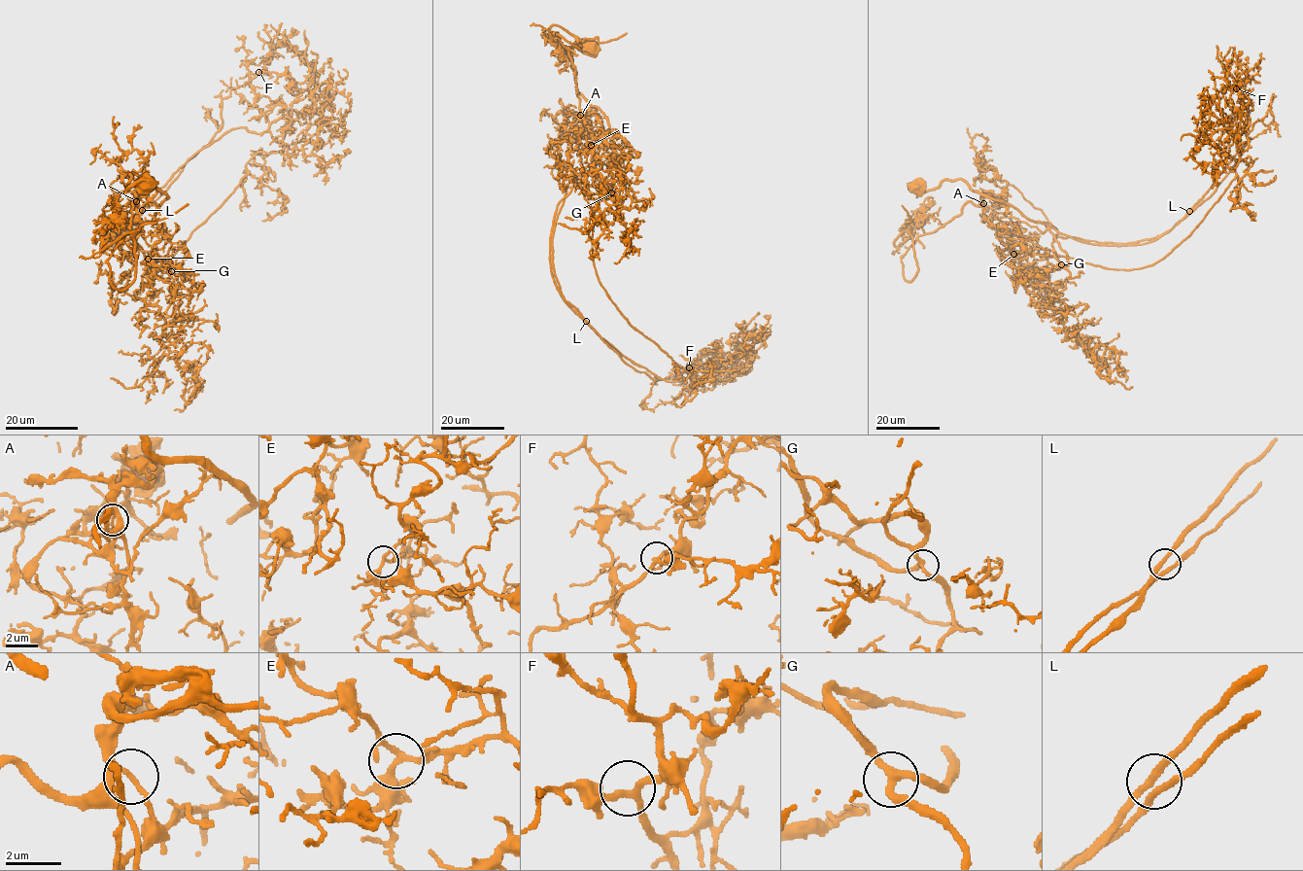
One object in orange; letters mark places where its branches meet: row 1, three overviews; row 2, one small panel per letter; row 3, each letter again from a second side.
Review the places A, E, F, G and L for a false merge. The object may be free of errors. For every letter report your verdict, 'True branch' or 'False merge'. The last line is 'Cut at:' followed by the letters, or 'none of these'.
A: False merge
E: True branch
F: True branch
G: True branch
L: True branch
Cut at: A

